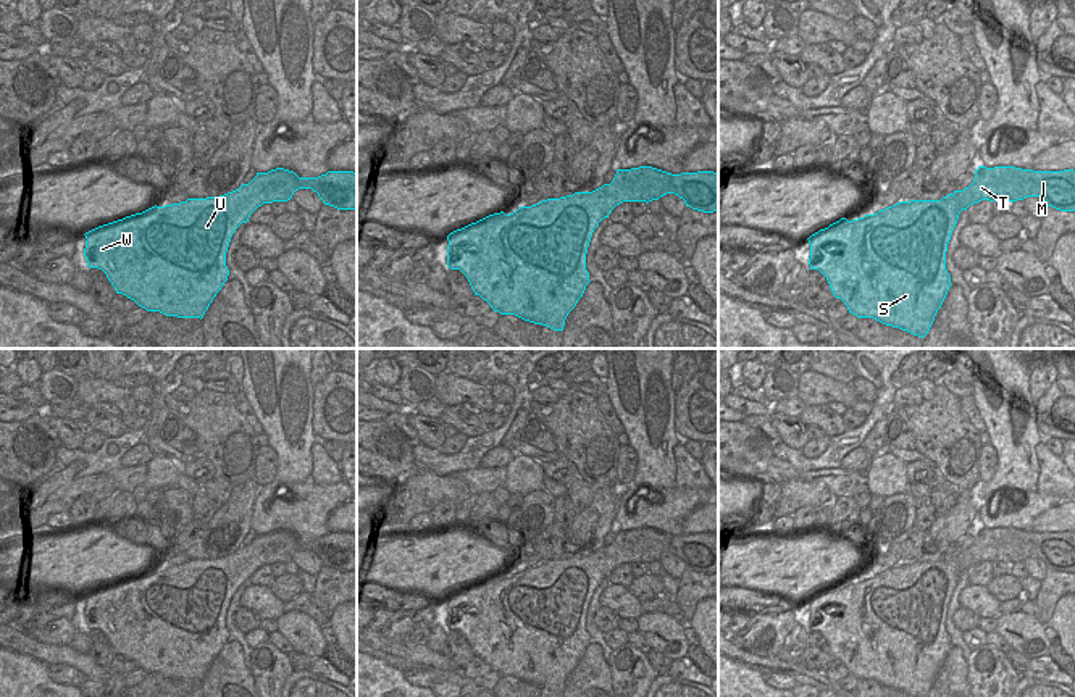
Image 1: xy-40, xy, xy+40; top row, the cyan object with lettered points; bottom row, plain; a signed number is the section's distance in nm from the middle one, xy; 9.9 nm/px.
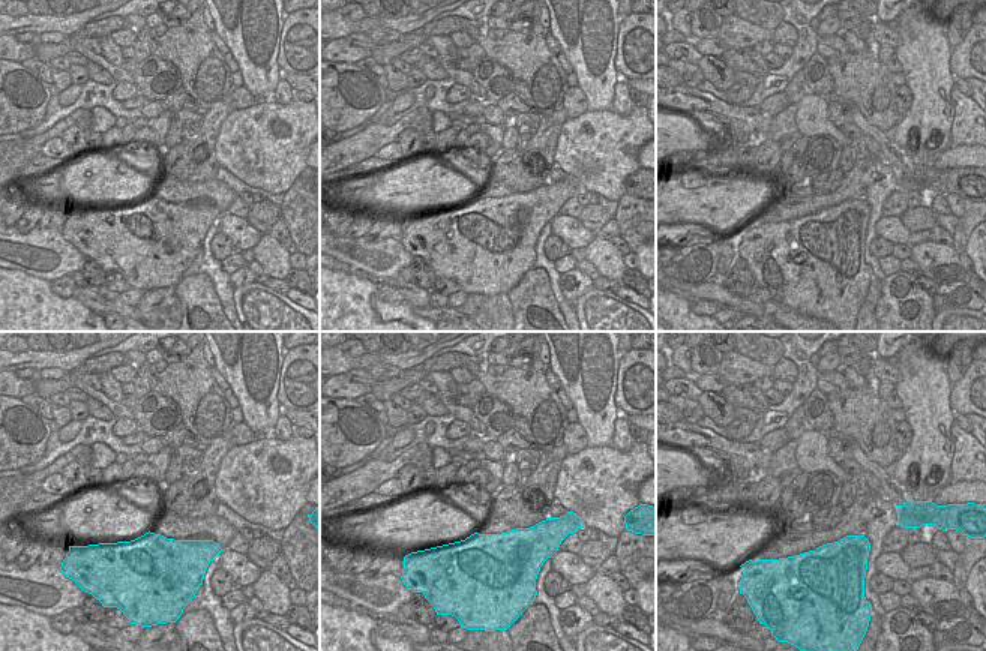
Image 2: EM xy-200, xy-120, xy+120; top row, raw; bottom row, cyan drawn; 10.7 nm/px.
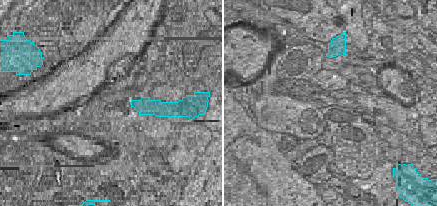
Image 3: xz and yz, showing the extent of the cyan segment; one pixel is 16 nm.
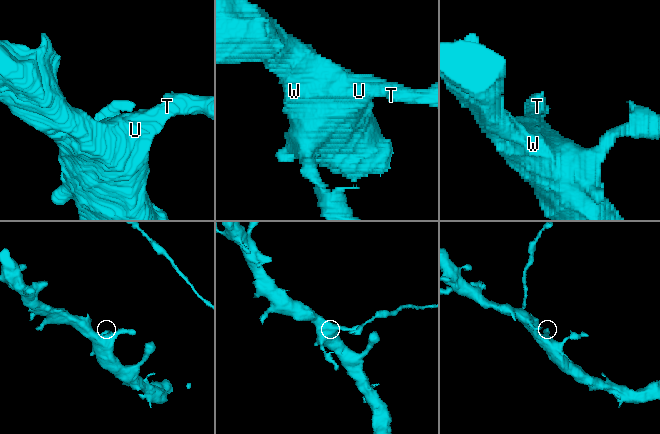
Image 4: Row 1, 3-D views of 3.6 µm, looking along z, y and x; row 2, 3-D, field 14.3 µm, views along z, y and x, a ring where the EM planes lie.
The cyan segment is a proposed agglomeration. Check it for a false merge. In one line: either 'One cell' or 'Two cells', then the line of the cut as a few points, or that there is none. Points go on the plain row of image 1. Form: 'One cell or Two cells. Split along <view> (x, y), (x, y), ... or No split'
One cell. No split

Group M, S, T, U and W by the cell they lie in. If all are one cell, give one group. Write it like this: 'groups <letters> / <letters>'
groups M S T U W

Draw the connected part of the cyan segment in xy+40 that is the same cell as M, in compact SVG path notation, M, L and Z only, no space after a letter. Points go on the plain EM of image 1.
M978 528L973 544L941 561L899 563L847 582L830 586L812 595L810 631L818 631L836 660L857 679L873 679L914 697L927 697L951 645L946 613L962 571L981 561L1017 563L1039 558L1048 568L1075 573L1075 532L1033 532L1015 528Z

